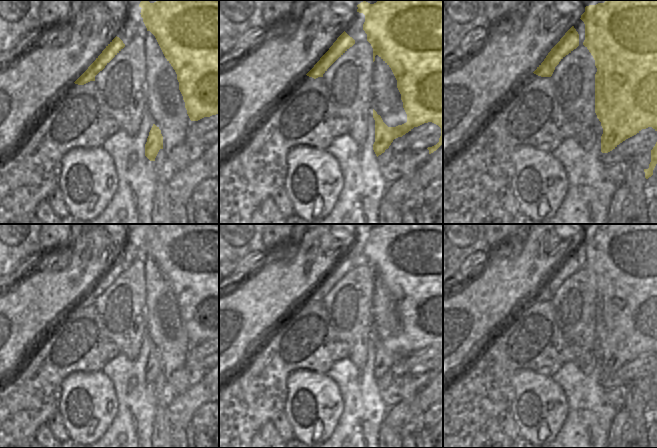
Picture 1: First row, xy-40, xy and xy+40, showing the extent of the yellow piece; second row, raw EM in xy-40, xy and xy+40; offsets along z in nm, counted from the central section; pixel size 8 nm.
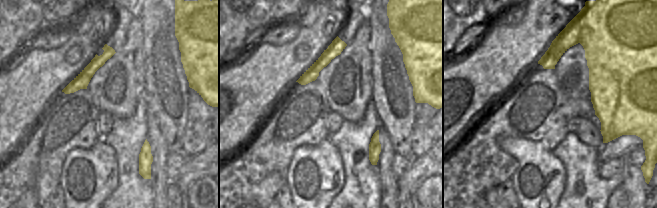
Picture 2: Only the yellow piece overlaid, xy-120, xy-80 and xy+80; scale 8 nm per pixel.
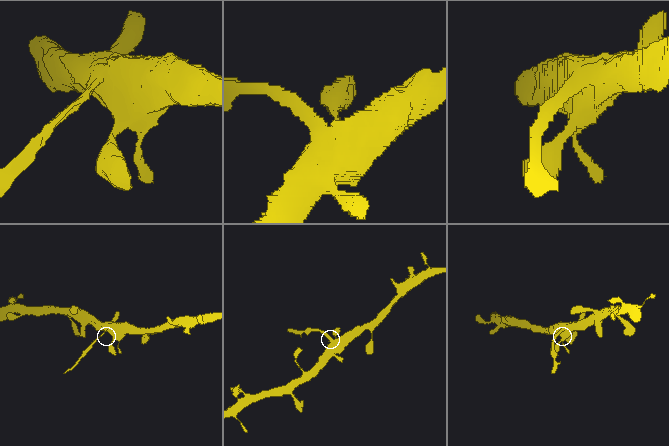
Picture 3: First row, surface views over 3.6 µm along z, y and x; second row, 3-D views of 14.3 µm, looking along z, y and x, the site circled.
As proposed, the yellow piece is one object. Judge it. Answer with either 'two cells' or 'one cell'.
two cells

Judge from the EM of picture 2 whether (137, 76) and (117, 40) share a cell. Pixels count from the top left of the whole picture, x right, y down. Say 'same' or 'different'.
different

